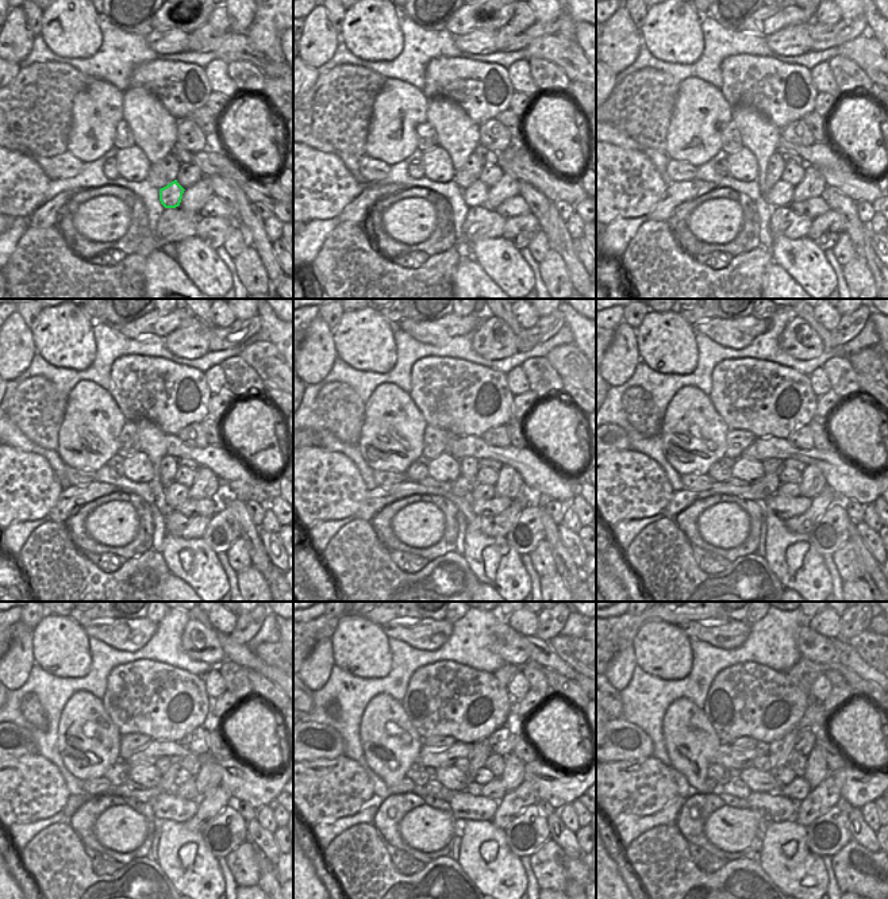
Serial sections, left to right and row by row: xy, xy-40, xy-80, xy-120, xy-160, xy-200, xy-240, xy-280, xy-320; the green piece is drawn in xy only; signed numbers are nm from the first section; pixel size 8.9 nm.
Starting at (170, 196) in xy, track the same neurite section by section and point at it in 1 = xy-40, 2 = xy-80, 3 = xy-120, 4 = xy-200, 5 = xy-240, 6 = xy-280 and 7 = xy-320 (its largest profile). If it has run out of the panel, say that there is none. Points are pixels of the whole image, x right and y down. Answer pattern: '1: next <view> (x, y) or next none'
1: next xy-40 (476, 195)
2: next xy-80 (781, 193)
3: next xy-120 (176, 494)
4: next xy-200 (791, 488)
5: next xy-240 (188, 790)
6: next xy-280 (495, 790)
7: next xy-320 (798, 788)

